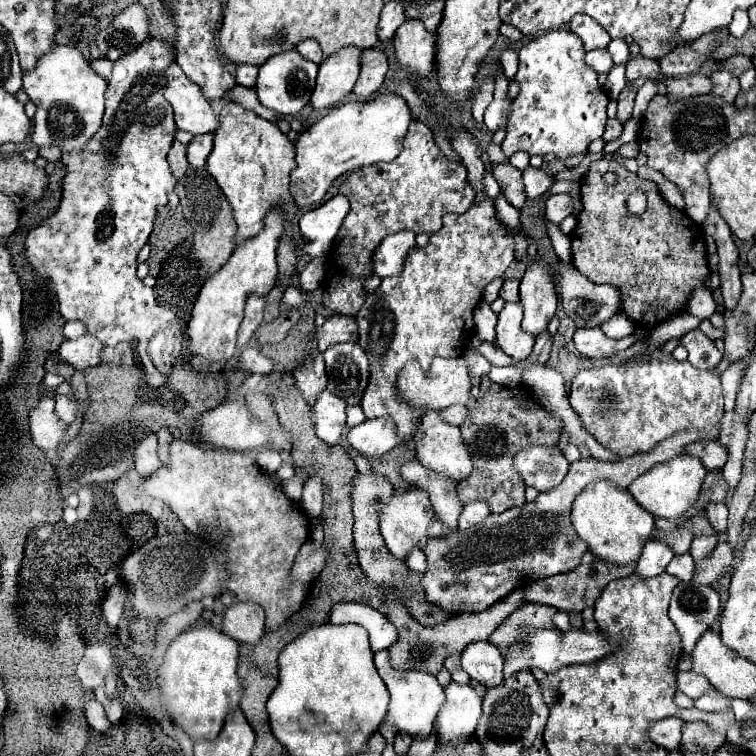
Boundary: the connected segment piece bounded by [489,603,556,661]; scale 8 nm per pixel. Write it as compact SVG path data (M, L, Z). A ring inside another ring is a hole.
M526 603L526 605L518 607L490 635L489 641L499 647L505 661L506 653L509 653L514 645L527 640L536 632L536 629L552 629L554 613L556 613L556 609L552 609L550 605Z

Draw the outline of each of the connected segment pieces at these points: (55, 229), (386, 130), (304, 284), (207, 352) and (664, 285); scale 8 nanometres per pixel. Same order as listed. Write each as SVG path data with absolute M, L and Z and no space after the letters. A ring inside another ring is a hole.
M150 37L136 51L120 57L118 61L104 57L90 63L92 69L108 83L104 123L82 153L62 153L66 175L62 179L58 211L26 237L26 257L38 277L54 283L62 317L66 321L82 321L86 325L86 333L98 337L104 345L140 341L140 349L148 349L160 333L164 333L164 339L168 341L174 337L174 317L170 317L164 307L156 305L154 291L146 289L136 275L136 257L152 233L156 211L160 205L168 203L168 193L174 191L176 185L166 161L176 125L172 105L168 105L162 95L166 85L164 71L174 57L176 55L168 43Z
M378 93L370 101L342 103L312 123L296 141L296 169L290 173L290 193L298 209L320 203L338 175L380 161L392 161L400 153L410 119L410 109L402 97Z
M312 259L304 269L302 273L298 275L300 277L300 287L304 291L314 291L320 287L320 281L324 279L324 273L326 273L326 267L324 267L324 259Z
M280 209L266 215L266 229L234 249L228 263L210 277L194 303L186 335L194 355L206 361L228 361L236 353L236 333L244 315L246 299L254 295L268 295L276 283L276 243L282 235L284 219Z
M600 159L594 161L584 175L582 181L582 213L578 217L578 223L574 231L570 233L572 241L572 263L574 267L584 273L592 283L608 283L614 285L620 291L620 301L624 313L634 321L636 327L652 329L654 325L660 325L662 321L668 321L674 315L680 315L682 309L686 309L688 299L694 289L704 287L710 279L710 267L708 267L708 253L702 229L696 227L696 223L686 217L676 207L670 207L664 197L658 191L658 185L648 179L640 179L636 173L630 173L626 167L622 167L616 159ZM606 171L614 171L618 175L618 181L614 185L608 185L602 175ZM634 191L646 193L646 211L640 217L632 217L626 209L626 201Z

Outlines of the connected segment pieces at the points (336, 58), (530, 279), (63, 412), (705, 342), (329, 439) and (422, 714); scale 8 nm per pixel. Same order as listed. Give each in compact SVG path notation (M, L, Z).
M346 47L320 63L310 105L318 111L338 105L354 87L360 73L360 49Z
M536 259L528 265L528 271L520 281L520 303L524 307L522 329L530 335L544 333L544 325L550 323L558 305L548 263Z
M56 395L56 409L54 411L60 417L60 421L72 423L74 417L76 417L76 401L74 401L74 397Z
M700 329L688 331L688 335L680 337L678 343L688 349L688 361L698 369L712 369L722 361L722 351L718 351L712 339L708 339Z
M324 389L316 399L316 405L310 407L310 415L316 435L328 445L338 445L346 427L346 401Z
M388 651L374 653L374 663L376 663L376 669L378 669L382 681L388 687L388 693L390 693L390 705L388 705L384 723L394 725L398 733L408 733L412 737L428 737L434 729L434 719L446 701L444 689L440 687L438 679L424 671L396 671L396 669L392 669L388 663Z

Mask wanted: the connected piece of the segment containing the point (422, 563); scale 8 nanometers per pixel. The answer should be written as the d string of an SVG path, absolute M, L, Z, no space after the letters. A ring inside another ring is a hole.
M412 549L412 553L408 555L408 559L406 559L406 565L414 571L414 573L424 573L424 569L426 569L426 555L424 555L424 551L422 549Z

